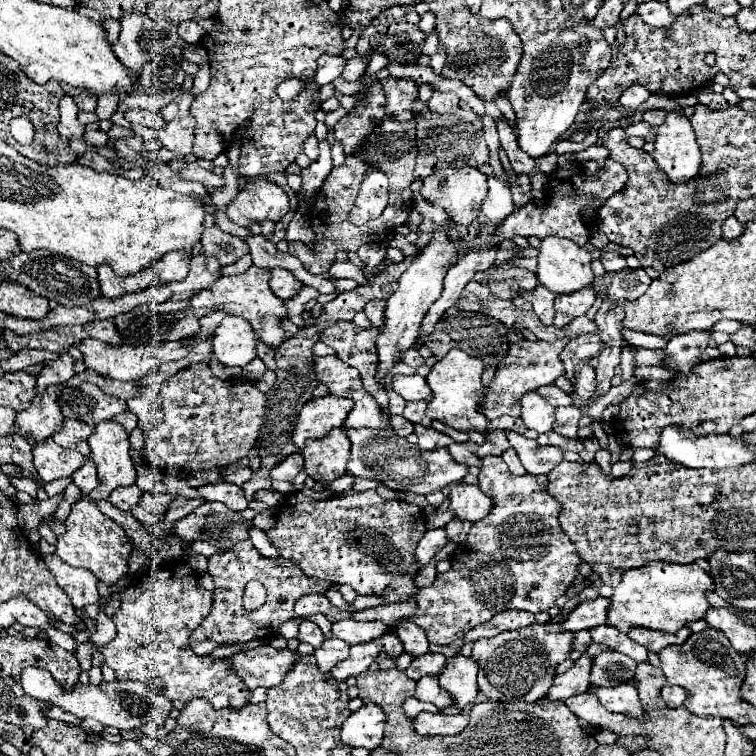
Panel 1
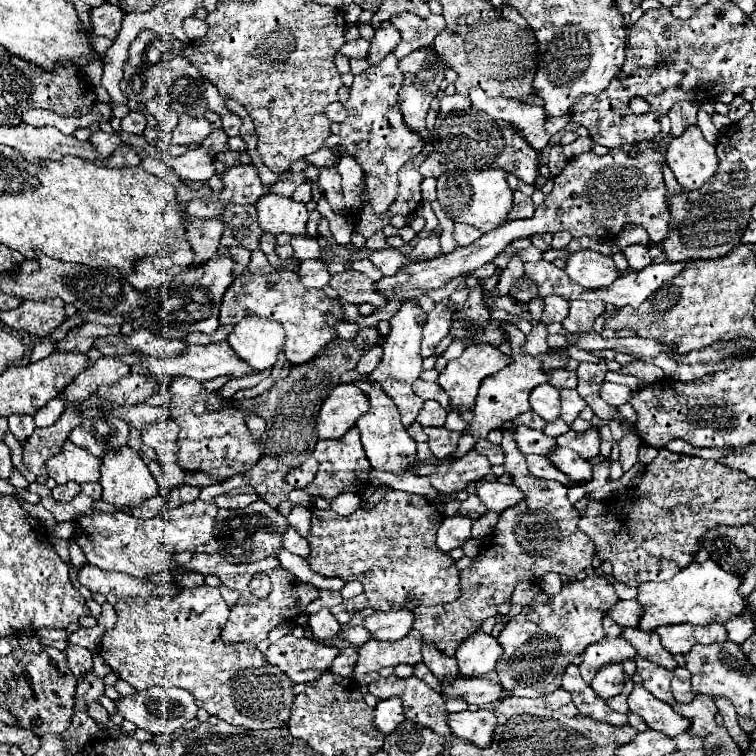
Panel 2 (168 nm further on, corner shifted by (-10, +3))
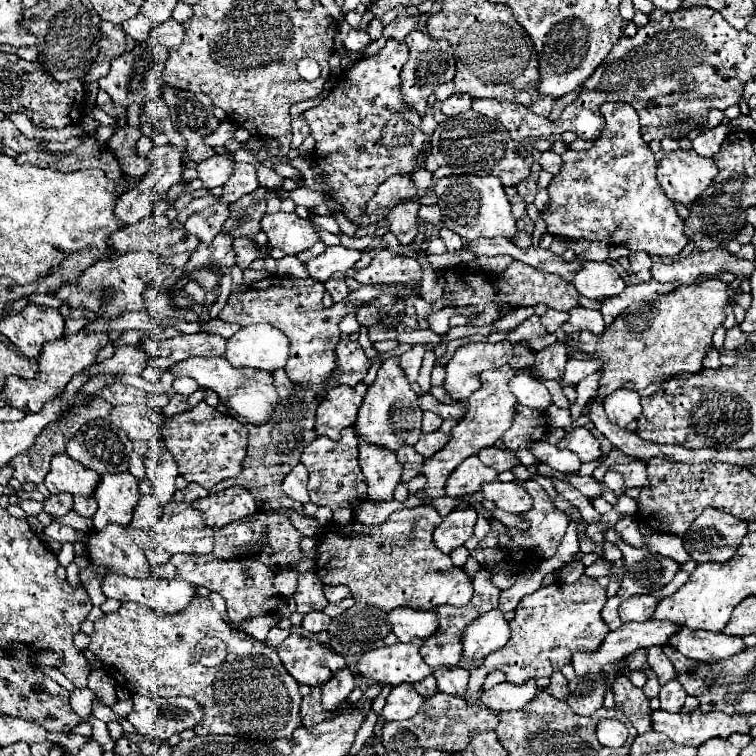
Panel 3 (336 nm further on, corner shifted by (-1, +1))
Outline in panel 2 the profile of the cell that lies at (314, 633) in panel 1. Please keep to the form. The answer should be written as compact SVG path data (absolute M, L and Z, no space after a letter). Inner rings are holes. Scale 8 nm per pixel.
M322 609L316 615L310 615L310 631L314 633L316 639L326 641L326 639L332 639L338 635L340 623L334 619L330 609Z

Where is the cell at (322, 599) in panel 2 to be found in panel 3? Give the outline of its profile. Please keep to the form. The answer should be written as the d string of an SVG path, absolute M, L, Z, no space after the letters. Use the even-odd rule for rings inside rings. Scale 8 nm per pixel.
M313 571L299 575L299 585L297 585L293 599L301 615L307 615L311 611L321 611L329 605L329 601L323 595L323 583Z

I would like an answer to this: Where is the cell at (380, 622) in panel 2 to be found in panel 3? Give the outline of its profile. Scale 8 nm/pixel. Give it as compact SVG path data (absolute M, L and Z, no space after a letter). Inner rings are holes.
M411 607L393 609L391 613L387 613L385 621L387 621L387 625L391 625L391 633L397 635L397 639L401 643L411 641L413 637L417 637L417 639L431 637L431 633L435 633L435 629L437 629L433 611L419 611L419 609L411 609Z

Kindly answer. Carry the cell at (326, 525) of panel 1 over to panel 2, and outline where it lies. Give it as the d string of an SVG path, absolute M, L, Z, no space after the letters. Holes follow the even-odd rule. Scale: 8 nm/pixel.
M388 491L370 511L356 509L350 517L340 517L334 511L326 513L328 515L316 515L312 521L308 533L312 555L308 557L308 565L314 573L324 577L338 577L342 581L358 579L364 585L364 595L374 611L416 609L420 605L440 605L460 597L460 571L456 569L456 561L436 547L436 531L444 517L428 499L402 491Z

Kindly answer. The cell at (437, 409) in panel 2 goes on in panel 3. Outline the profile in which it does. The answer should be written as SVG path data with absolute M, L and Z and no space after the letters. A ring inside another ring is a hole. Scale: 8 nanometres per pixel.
M423 411L423 433L431 433L431 431L437 431L441 427L443 419L431 411Z

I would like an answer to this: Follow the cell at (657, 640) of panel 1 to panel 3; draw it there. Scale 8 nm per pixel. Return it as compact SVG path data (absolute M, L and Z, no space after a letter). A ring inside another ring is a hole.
M683 627L669 637L667 645L681 651L689 659L707 663L727 659L745 647L741 637L731 637L725 633L711 633L711 631L691 631Z

